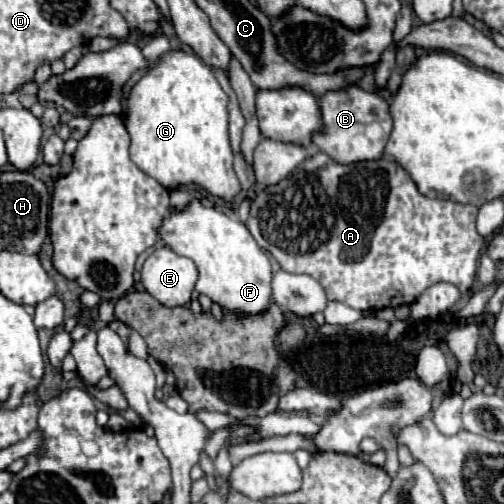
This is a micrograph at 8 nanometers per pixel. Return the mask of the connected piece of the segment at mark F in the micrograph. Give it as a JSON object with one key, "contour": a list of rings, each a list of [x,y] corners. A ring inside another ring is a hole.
{"contour":[[[191,200],[185,210],[173,212],[159,228],[161,240],[179,256],[195,262],[199,280],[195,290],[209,296],[215,304],[231,314],[261,314],[271,306],[271,264],[243,222],[231,220],[215,208],[205,208],[199,200]]]}

